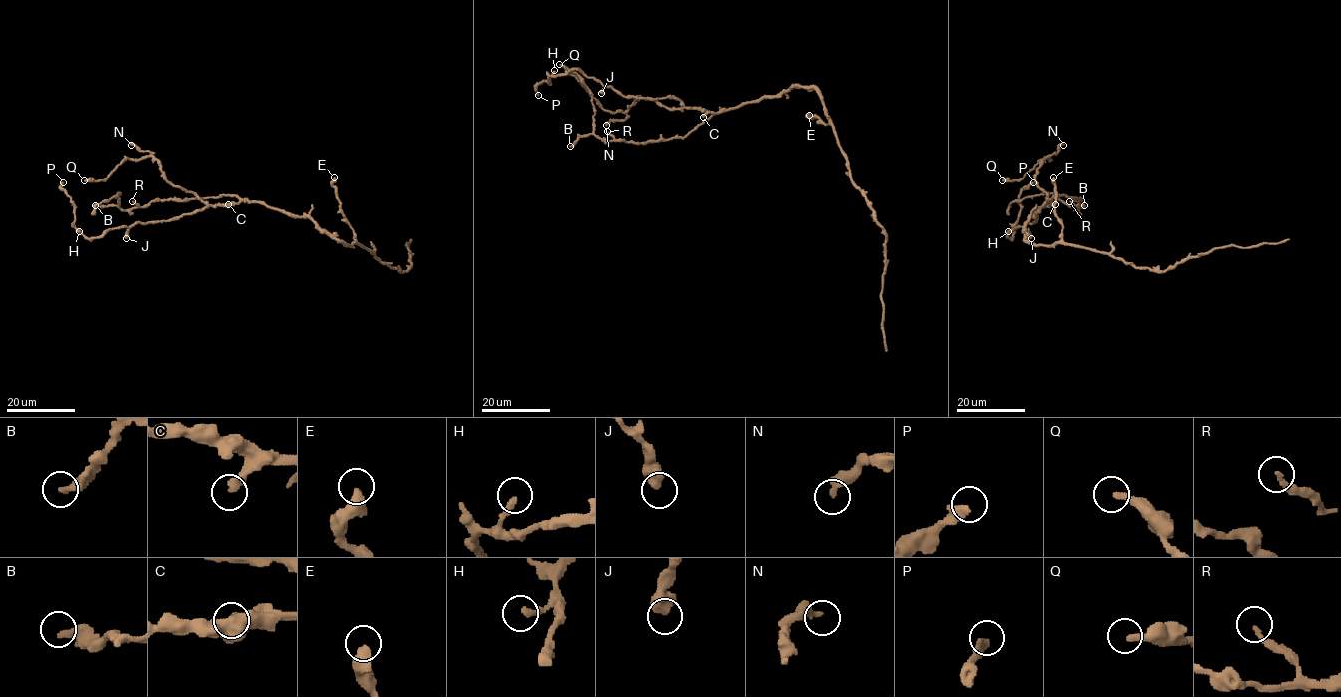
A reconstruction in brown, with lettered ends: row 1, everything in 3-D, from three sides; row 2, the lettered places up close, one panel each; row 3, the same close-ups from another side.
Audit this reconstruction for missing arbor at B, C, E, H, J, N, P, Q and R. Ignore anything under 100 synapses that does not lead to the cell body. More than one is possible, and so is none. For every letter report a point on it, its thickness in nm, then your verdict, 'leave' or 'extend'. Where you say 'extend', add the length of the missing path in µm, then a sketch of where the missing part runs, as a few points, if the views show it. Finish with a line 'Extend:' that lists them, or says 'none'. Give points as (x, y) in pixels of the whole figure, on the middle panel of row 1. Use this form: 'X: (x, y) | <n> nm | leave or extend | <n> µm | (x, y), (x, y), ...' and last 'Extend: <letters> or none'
B: (570, 146) | 360 nm | leave
C: (703, 117) | 440 nm | leave
E: (809, 115) | 460 nm | leave
H: (554, 70) | 280 nm | leave
J: (601, 93) | 600 nm | leave
N: (606, 125) | 400 nm | leave
P: (538, 95) | 360 nm | leave
Q: (559, 64) | 260 nm | leave
R: (607, 131) | 190 nm | leave
Extend: none

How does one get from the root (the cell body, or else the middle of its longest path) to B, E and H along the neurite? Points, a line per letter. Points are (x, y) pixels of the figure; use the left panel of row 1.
B: (313, 221), (226, 194), (153, 200), (126, 210), (95, 205)
E: (313, 221), (344, 245), (355, 241), (354, 230), (340, 208), (337, 189), (332, 185), (334, 177)
H: (313, 221), (258, 202), (241, 200), (207, 206), (168, 220), (108, 229), (95, 237), (87, 238), (79, 231)

